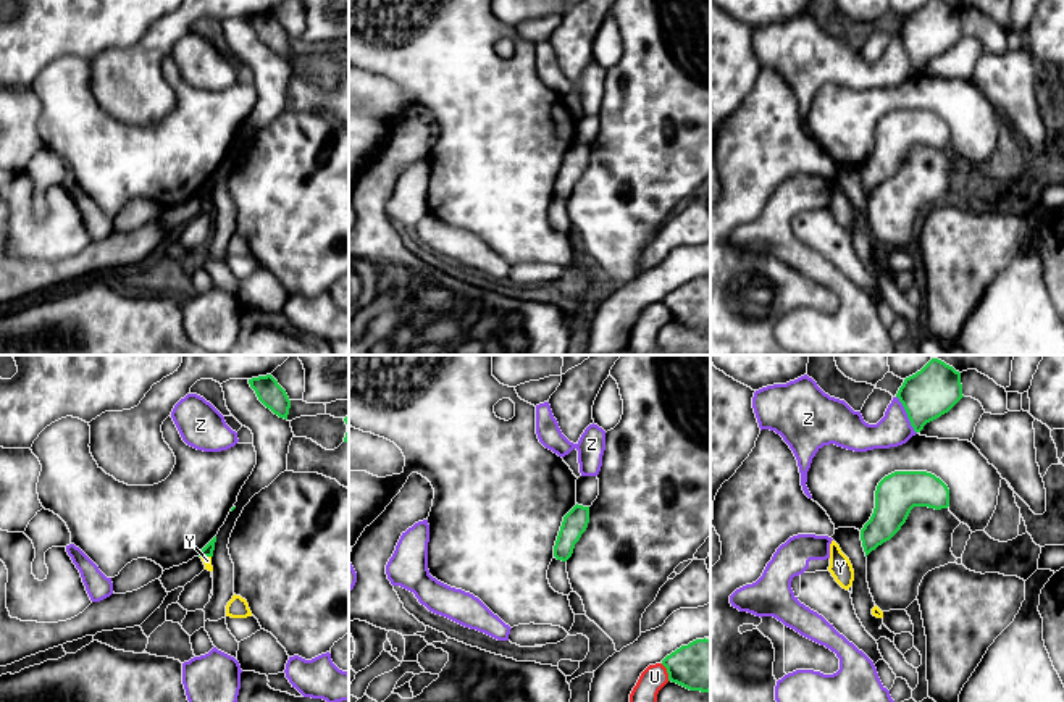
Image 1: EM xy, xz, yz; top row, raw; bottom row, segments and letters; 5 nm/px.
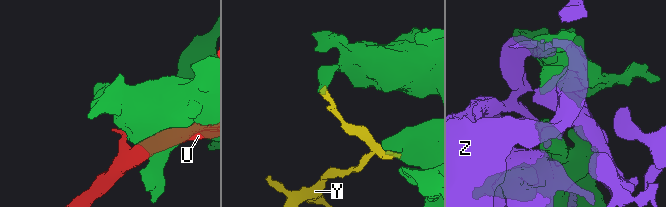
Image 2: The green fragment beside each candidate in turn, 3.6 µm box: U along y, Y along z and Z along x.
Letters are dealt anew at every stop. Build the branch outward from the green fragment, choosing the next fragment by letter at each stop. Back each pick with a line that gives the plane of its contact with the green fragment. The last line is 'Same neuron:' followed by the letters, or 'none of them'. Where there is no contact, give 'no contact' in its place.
Same neuron: none of them

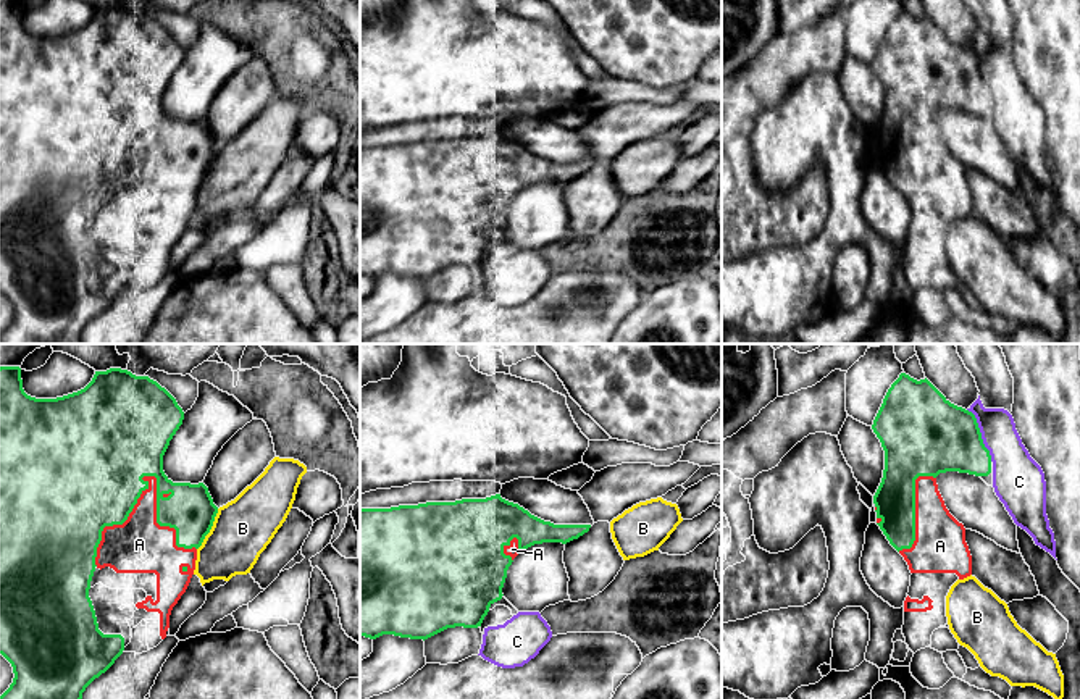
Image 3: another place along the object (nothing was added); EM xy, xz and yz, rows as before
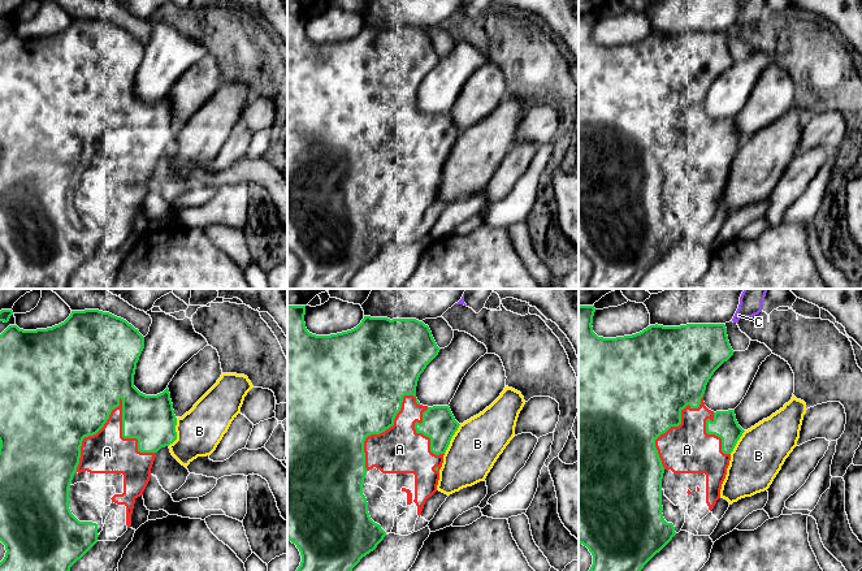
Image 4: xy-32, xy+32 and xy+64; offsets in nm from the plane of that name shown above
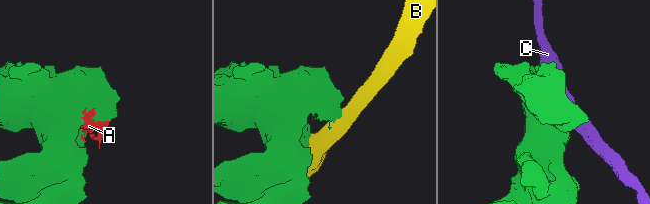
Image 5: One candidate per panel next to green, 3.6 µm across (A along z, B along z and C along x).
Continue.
A: contact in xy
Same neuron: A

